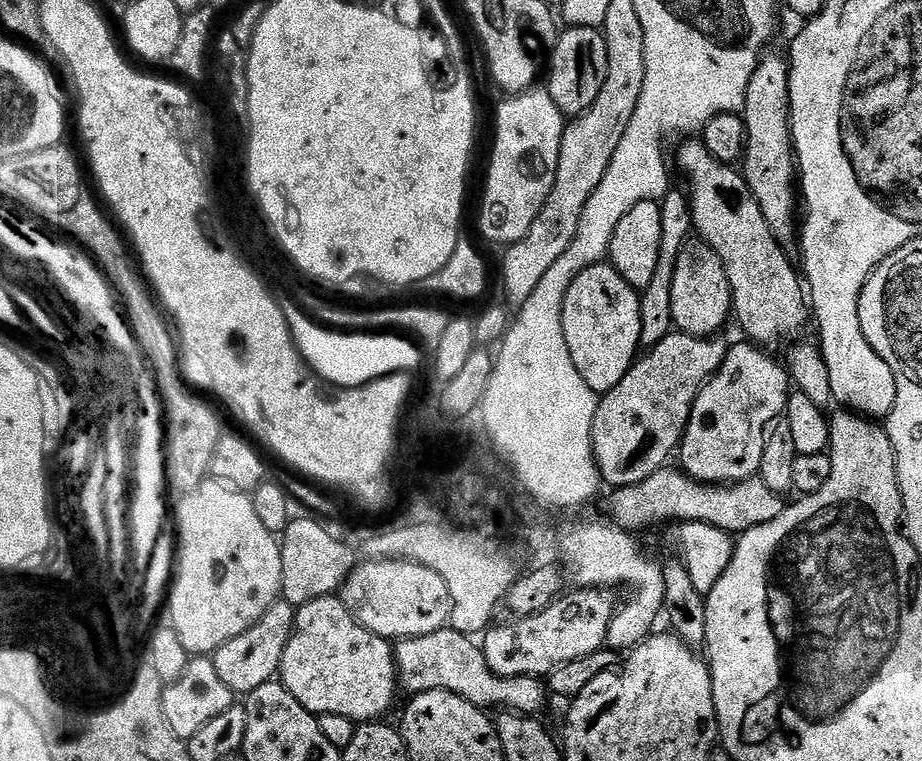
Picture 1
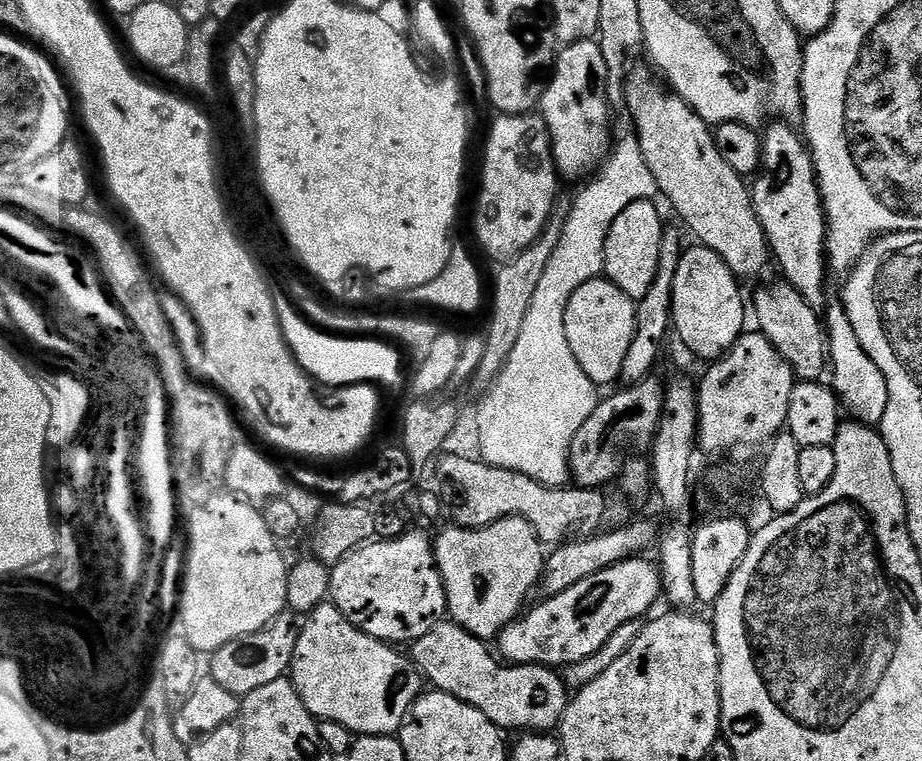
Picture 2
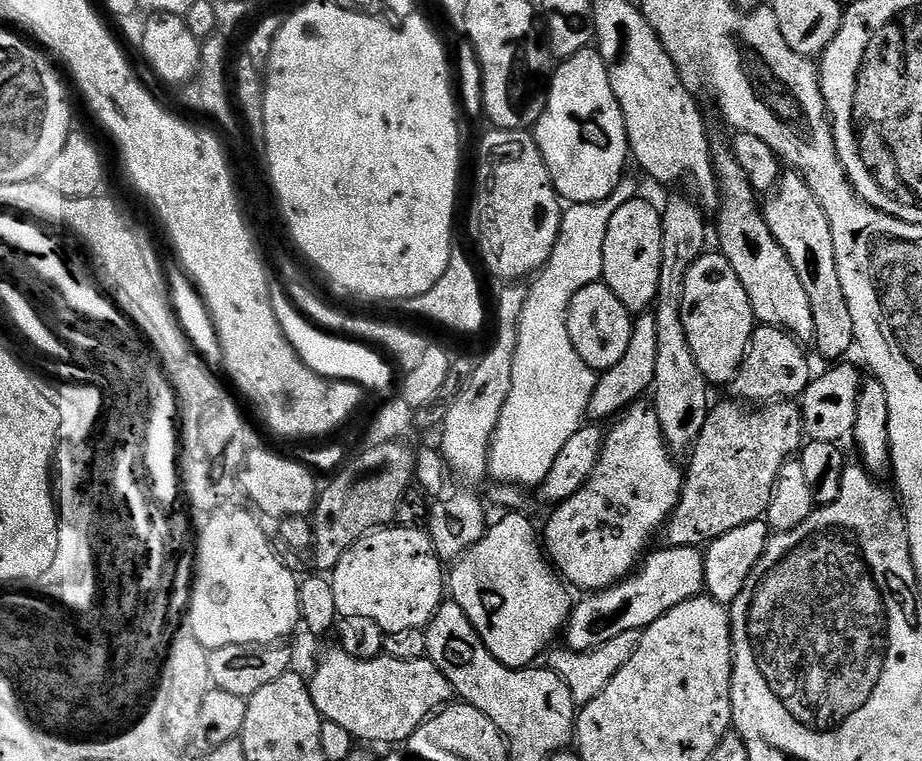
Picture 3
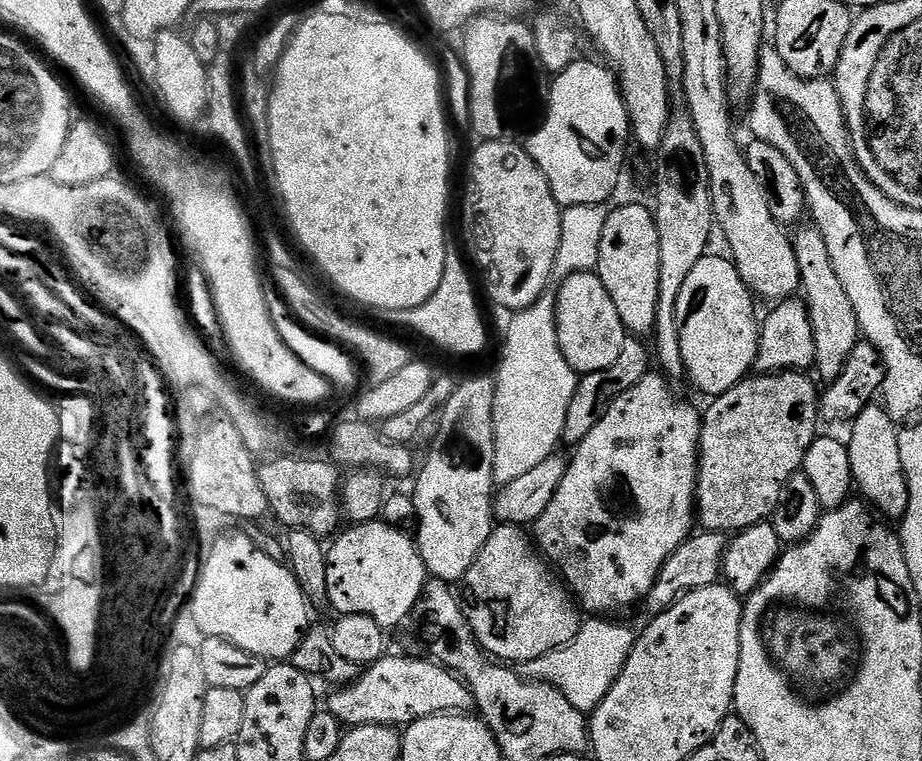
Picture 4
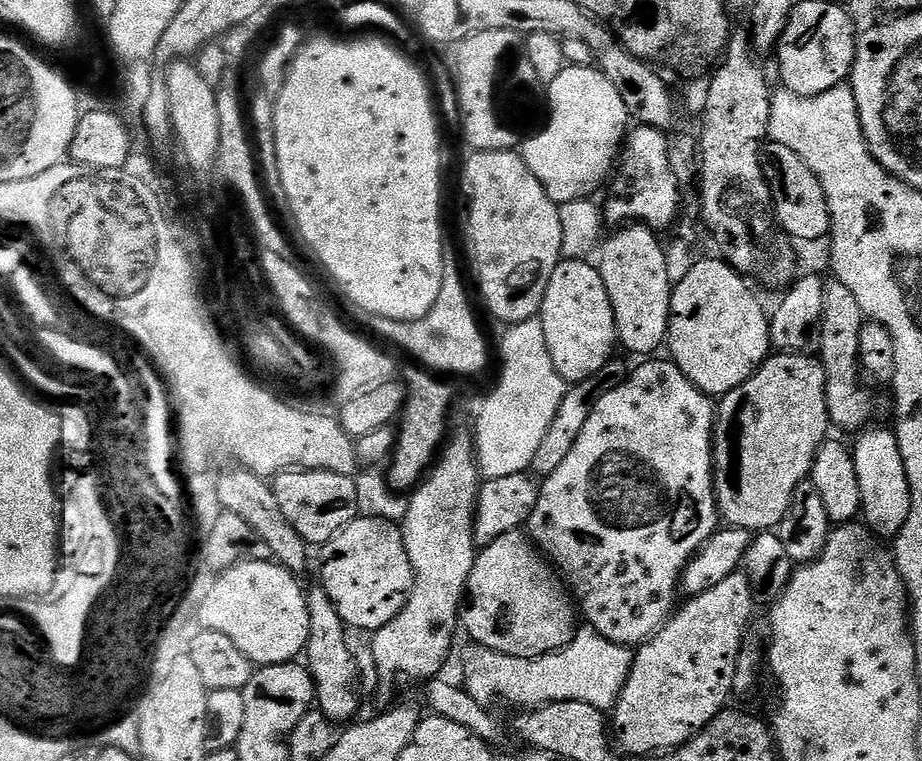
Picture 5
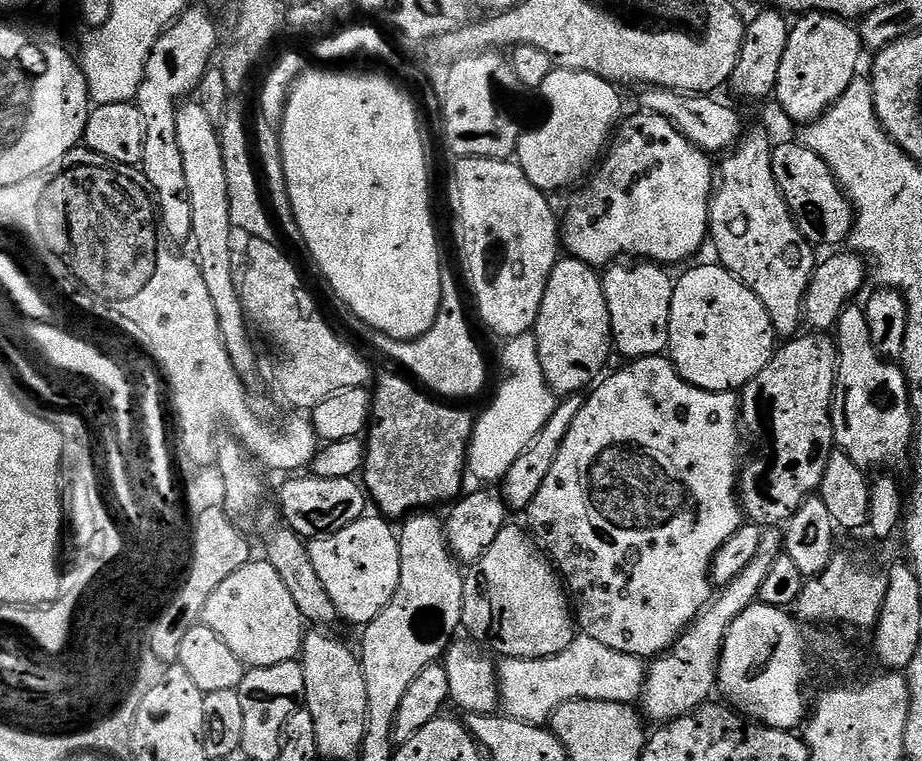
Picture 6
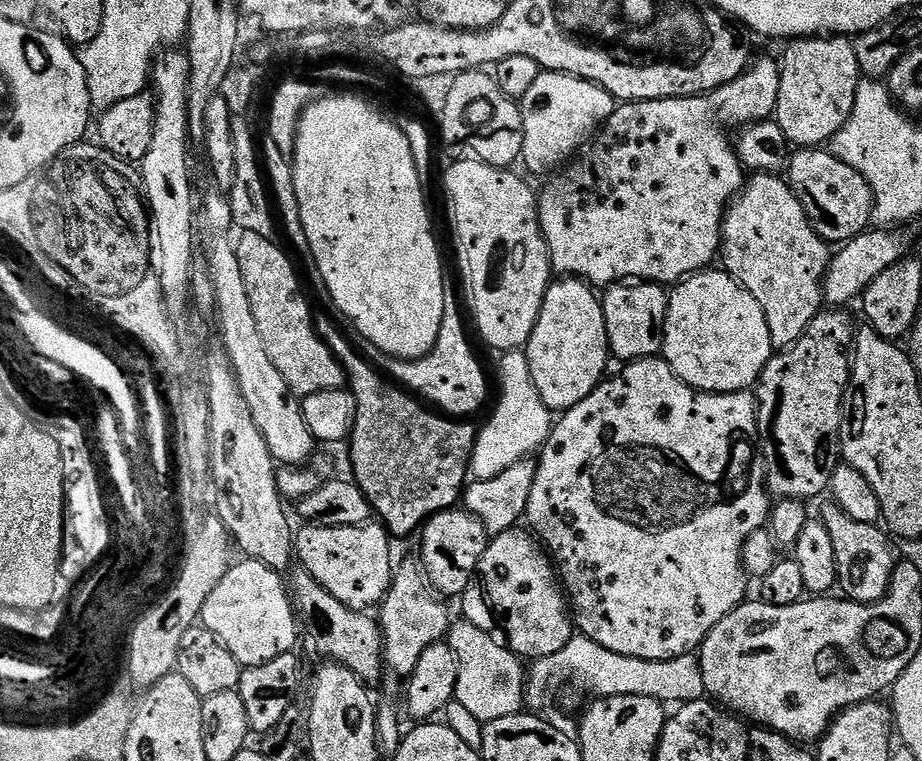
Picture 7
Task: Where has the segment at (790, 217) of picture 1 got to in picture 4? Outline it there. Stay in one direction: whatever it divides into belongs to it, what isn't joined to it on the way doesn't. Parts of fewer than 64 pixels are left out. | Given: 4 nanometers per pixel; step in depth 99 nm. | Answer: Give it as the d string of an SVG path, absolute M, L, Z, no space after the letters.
M804 227L795 229L792 245L798 258L802 296L809 307L808 313L814 330L816 351L814 372L821 381L824 379L824 382L831 382L842 374L853 346L861 343L862 333L858 314L854 314L854 302L850 302L842 282L838 282L838 274L834 274L834 262L830 262L830 250L826 246L826 238L822 238L816 227Z

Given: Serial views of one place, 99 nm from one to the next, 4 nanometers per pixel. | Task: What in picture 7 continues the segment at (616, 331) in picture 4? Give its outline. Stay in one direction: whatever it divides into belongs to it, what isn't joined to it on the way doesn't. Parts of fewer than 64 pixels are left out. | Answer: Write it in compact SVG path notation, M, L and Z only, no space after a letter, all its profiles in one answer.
M556 278L546 290L546 298L542 302L542 310L538 314L538 322L530 334L526 345L526 355L530 362L530 378L542 398L542 402L553 413L563 414L568 409L578 406L582 398L593 392L601 380L605 379L610 361L608 335L606 334L606 318L601 297L596 296L597 289L593 285L575 278Z

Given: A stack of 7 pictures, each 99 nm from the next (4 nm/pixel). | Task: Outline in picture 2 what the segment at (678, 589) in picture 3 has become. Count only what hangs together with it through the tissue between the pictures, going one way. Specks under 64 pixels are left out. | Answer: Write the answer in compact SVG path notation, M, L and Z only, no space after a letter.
M648 558L623 560L606 570L598 570L598 574L590 574L582 578L582 582L566 589L564 593L541 599L542 602L537 608L530 609L529 607L523 615L513 620L511 624L507 624L500 632L498 645L500 644L501 653L499 652L499 655L509 665L543 664L544 667L553 670L563 670L569 664L582 662L582 658L590 658L590 654L606 646L610 634L614 634L618 626L626 626L626 622L647 617L649 615L647 612L656 603L661 603L664 582L660 578L660 569L653 561L651 564L650 561L644 559Z

